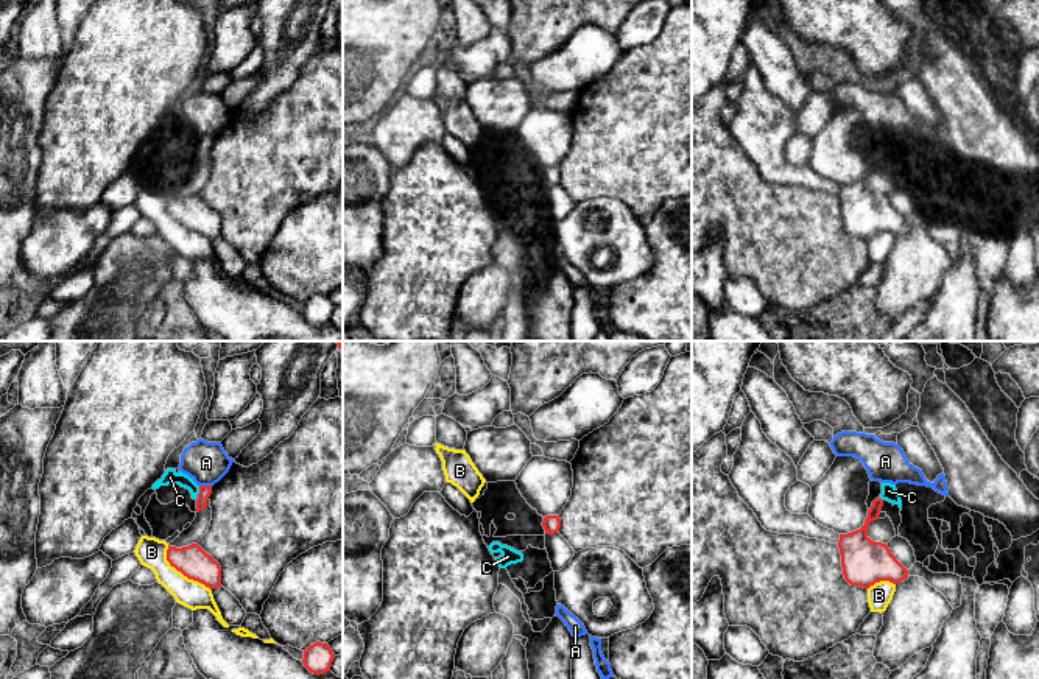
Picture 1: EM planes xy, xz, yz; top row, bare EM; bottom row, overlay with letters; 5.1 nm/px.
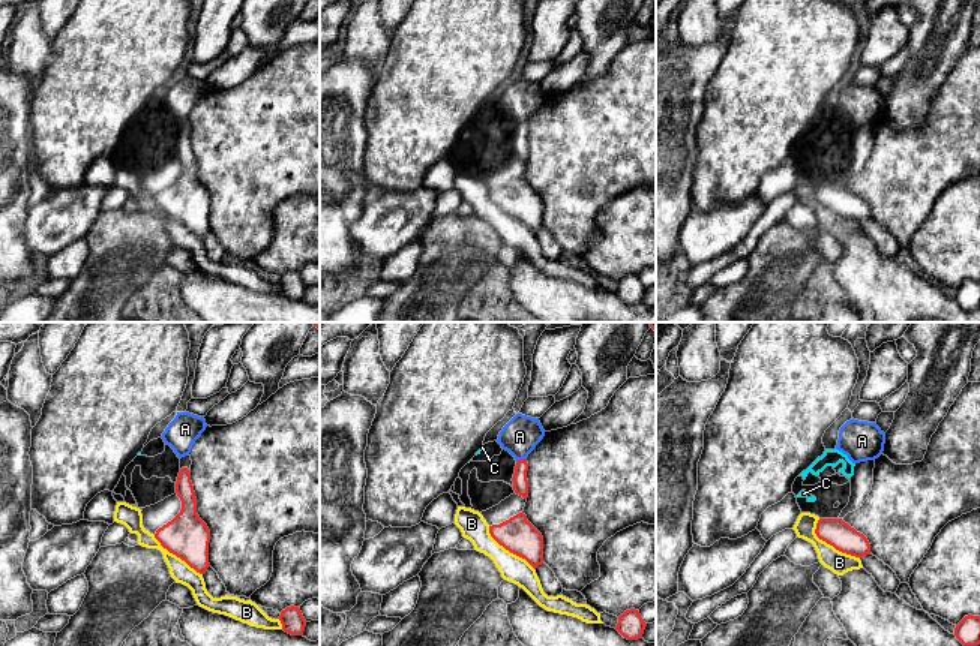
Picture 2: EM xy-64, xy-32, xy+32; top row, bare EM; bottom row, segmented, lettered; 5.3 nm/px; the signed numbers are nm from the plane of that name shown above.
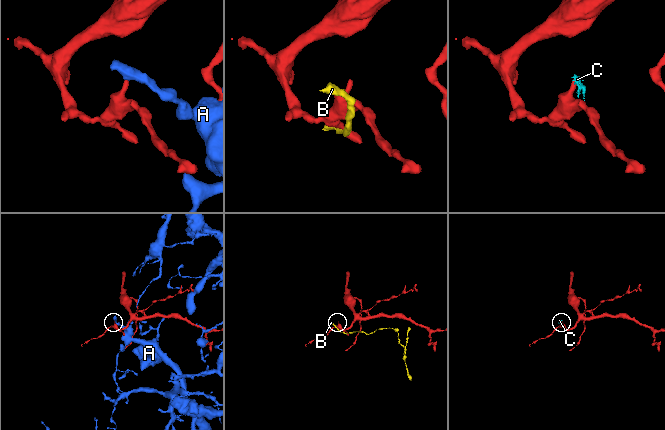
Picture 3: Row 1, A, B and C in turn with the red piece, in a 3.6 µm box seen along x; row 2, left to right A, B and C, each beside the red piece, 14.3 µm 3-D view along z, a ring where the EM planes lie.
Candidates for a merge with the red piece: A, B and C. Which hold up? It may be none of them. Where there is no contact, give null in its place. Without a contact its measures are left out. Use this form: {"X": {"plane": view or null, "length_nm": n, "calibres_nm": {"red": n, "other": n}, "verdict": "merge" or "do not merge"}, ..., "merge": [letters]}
{"A": {"plane": "xy", "length_nm": 60, "calibres_nm": {"red": 60, "other": 220}, "verdict": "do not merge"}, "B": {"plane": "xy", "length_nm": 340, "calibres_nm": {"red": 170, "other": 150}, "verdict": "do not merge"}, "C": {"plane": "xy", "length_nm": 80, "calibres_nm": {"red": 60, "other": 80}, "verdict": "do not merge"}, "merge": []}

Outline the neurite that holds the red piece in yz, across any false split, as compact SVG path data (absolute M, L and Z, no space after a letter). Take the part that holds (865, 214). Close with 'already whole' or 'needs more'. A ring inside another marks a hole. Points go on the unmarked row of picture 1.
M875 150L865 176L857 182L840 185L843 226L851 237L869 240L880 232L897 235L908 227L908 221L896 210L886 195L868 188L868 178L879 170L882 157L883 151Z; already whole

